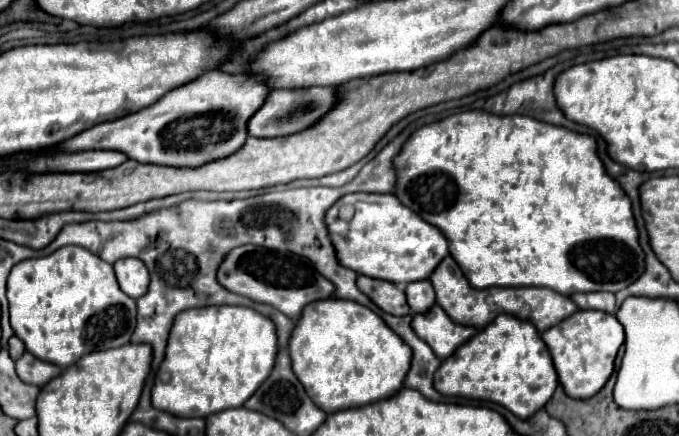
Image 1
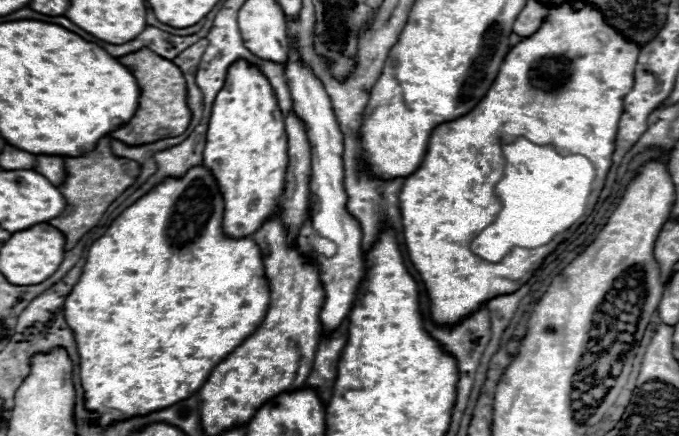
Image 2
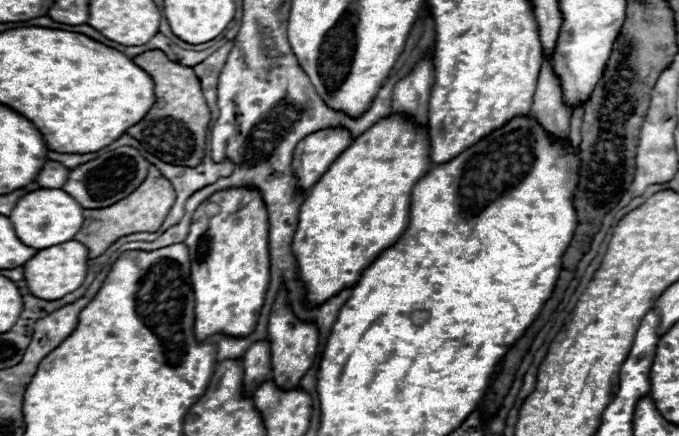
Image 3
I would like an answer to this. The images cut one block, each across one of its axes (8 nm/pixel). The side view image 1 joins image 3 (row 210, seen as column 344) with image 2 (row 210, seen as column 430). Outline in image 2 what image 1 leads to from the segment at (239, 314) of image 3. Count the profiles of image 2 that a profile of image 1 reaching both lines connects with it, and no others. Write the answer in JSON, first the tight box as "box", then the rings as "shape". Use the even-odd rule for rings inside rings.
{"box":[204,60,288,238],"shape":[[[246,60],[230,64],[226,84],[214,98],[206,132],[204,164],[216,176],[224,196],[222,228],[232,238],[254,234],[278,206],[284,192],[288,166],[288,140],[284,132],[284,114],[278,108],[274,88],[258,66]]]}

